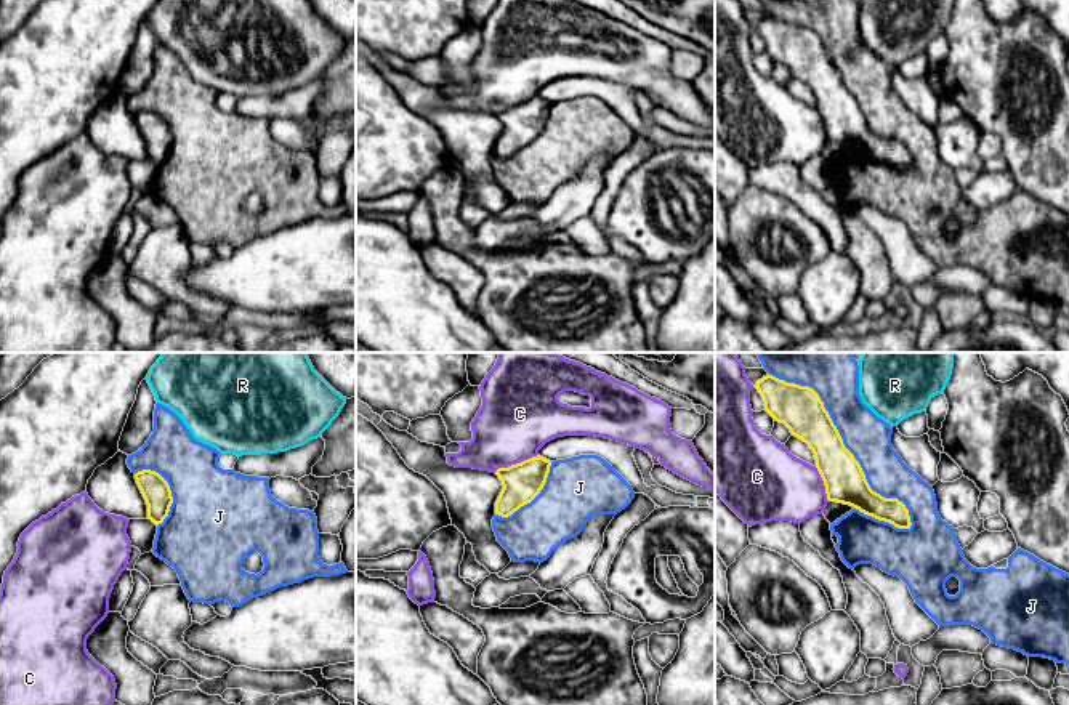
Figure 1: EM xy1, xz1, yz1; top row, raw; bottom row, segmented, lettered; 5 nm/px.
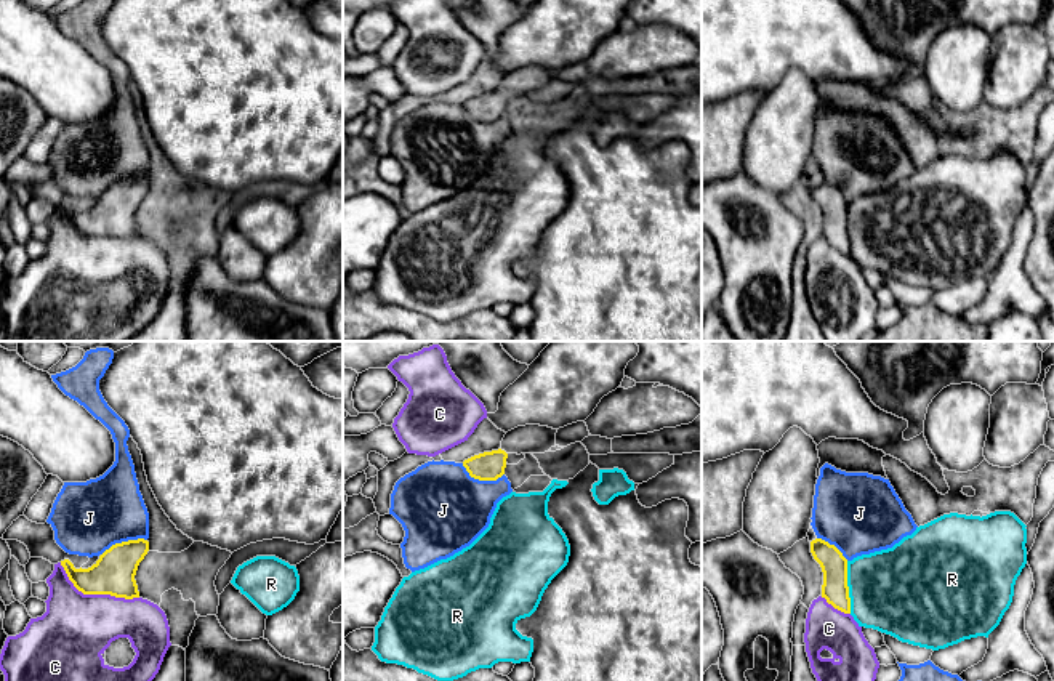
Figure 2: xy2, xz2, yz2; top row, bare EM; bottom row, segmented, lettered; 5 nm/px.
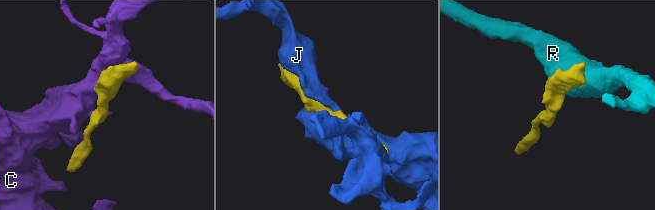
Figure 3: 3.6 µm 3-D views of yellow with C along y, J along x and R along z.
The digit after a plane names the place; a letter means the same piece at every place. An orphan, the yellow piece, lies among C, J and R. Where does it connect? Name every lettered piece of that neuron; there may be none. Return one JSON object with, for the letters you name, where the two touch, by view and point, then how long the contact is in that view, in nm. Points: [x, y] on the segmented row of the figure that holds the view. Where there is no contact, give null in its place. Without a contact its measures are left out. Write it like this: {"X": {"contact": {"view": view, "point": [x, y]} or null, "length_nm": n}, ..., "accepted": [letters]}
{"accepted": []}

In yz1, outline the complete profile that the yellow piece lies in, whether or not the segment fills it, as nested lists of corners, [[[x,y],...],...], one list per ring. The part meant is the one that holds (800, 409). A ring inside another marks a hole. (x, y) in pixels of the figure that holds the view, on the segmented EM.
[[[773,375],[758,380],[755,388],[764,401],[764,410],[813,450],[829,502],[849,505],[898,529],[910,529],[906,505],[870,489],[859,461],[845,447],[824,402],[813,388],[787,383]]]

